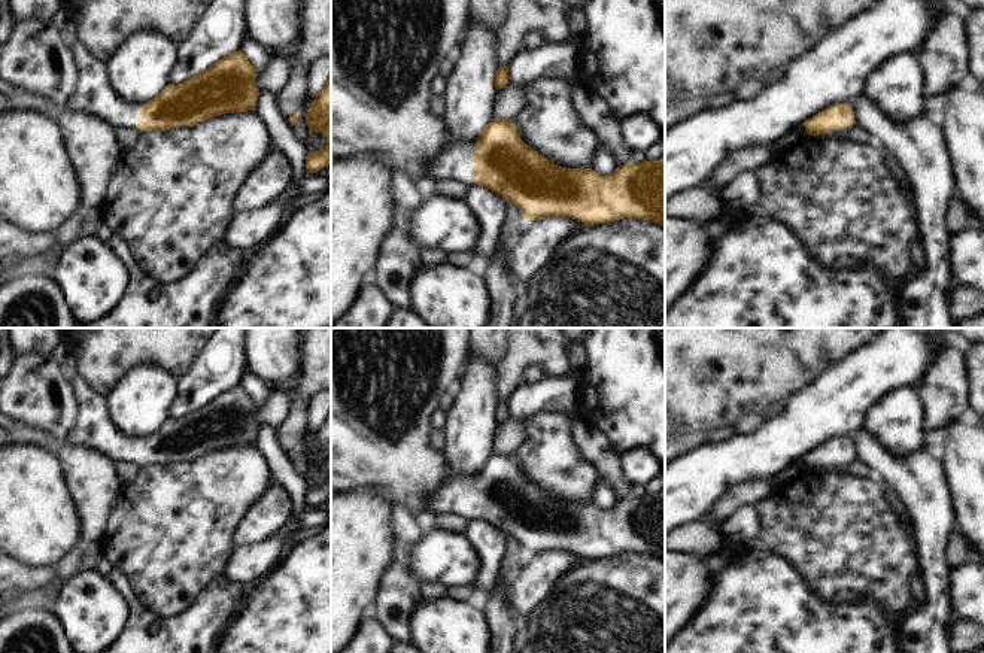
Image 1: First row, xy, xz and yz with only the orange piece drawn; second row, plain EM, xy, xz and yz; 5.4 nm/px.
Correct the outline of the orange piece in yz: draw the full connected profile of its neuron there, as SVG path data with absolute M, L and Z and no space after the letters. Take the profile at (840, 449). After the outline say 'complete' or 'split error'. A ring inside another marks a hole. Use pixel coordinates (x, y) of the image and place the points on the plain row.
M838 437L823 446L819 446L802 459L805 461L807 468L816 471L819 468L829 468L839 462L850 461L853 458L856 458L856 455L851 437Z; complete

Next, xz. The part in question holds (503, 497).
M511 453L489 456L473 483L450 477L432 495L428 511L473 514L507 537L514 538L526 555L564 550L581 555L586 561L634 552L665 562L665 492L626 496L602 510L592 502L567 502L547 495L520 473Z; split error

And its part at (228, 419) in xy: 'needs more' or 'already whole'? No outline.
needs more

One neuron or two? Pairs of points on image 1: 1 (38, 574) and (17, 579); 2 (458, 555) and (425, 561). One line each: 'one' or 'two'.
1: one
2: one

